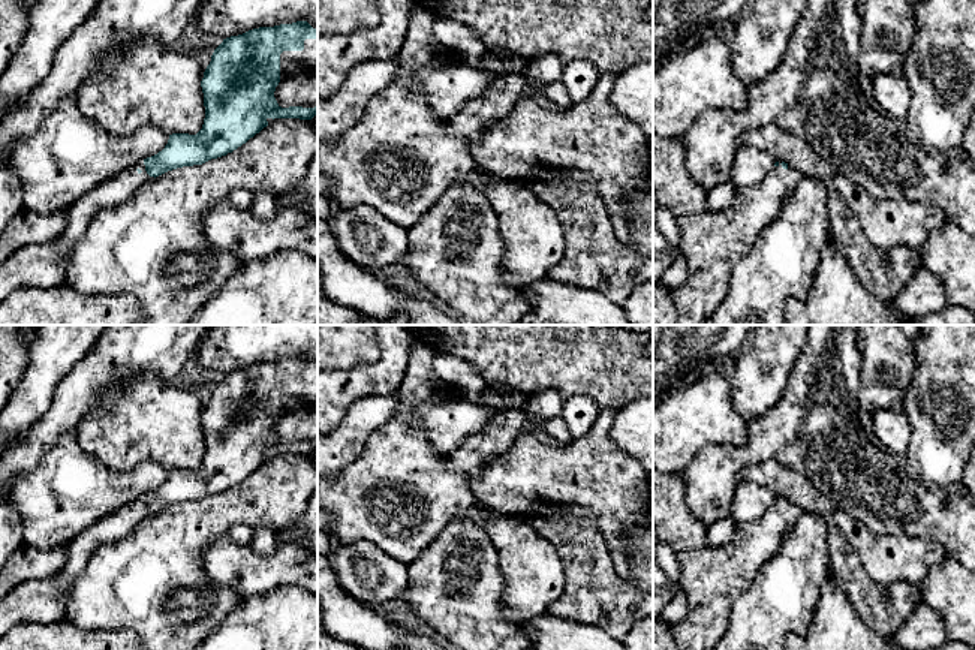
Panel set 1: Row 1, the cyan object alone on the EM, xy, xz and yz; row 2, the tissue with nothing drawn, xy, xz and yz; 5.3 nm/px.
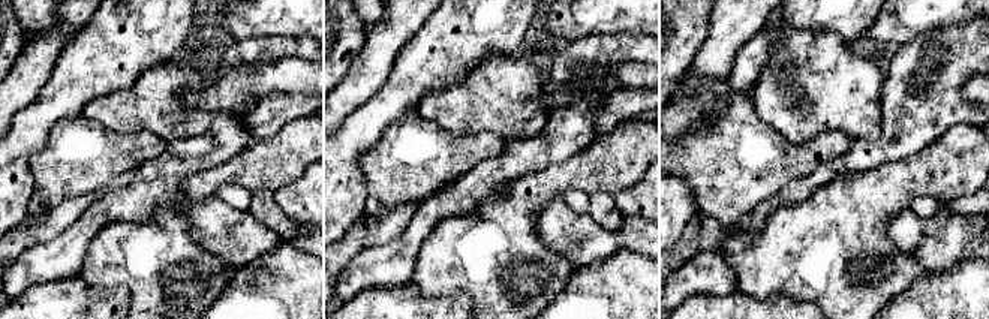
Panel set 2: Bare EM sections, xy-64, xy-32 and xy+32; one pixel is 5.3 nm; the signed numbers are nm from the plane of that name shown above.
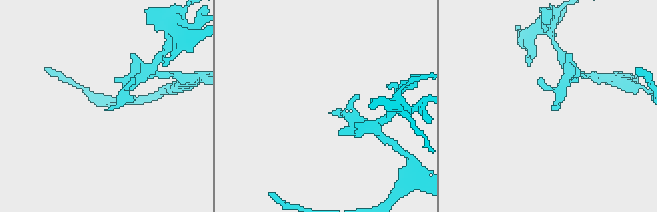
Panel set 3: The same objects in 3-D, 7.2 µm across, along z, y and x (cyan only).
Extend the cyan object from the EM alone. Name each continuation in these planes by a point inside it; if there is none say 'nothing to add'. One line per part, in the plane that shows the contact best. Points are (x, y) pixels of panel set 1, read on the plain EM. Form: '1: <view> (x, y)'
1: xy (309, 391)
2: xy (36, 601)

